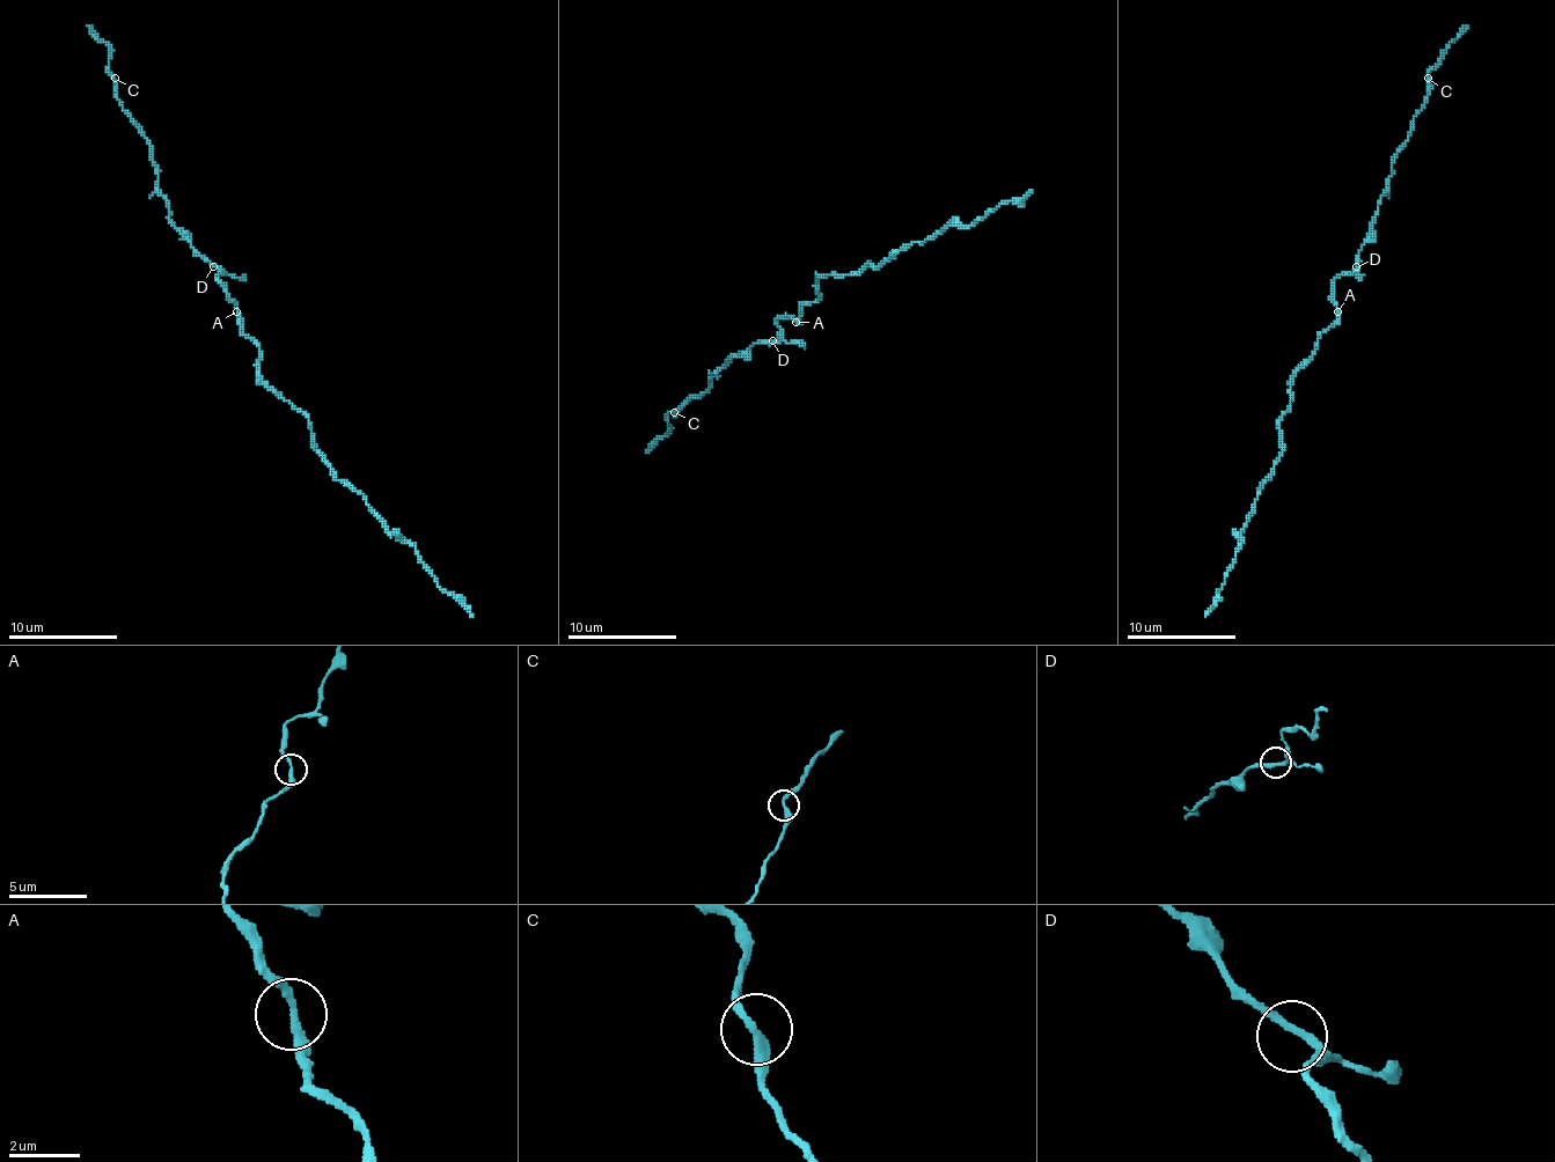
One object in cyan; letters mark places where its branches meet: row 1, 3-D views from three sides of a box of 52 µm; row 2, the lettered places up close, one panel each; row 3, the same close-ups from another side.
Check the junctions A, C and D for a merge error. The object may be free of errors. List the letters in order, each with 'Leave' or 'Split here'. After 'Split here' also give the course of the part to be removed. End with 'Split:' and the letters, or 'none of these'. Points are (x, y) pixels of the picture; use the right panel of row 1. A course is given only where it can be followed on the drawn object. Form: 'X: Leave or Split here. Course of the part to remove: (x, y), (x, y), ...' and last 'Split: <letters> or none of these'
A: Split here. Course of the part to remove: (1337, 310), (1293, 379), (1274, 472), (1258, 488), (1236, 563), (1205, 617)
C: Leave
D: Leave
Split: A

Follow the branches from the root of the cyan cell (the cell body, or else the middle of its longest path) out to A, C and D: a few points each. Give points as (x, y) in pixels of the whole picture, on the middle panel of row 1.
A: (802, 308), (802, 316), (797, 322)
C: (802, 308), (797, 322), (777, 322), (777, 340), (761, 340), (731, 357), (706, 392), (674, 412)
D: (802, 308), (802, 316), (797, 322), (777, 322), (780, 338), (772, 340)

